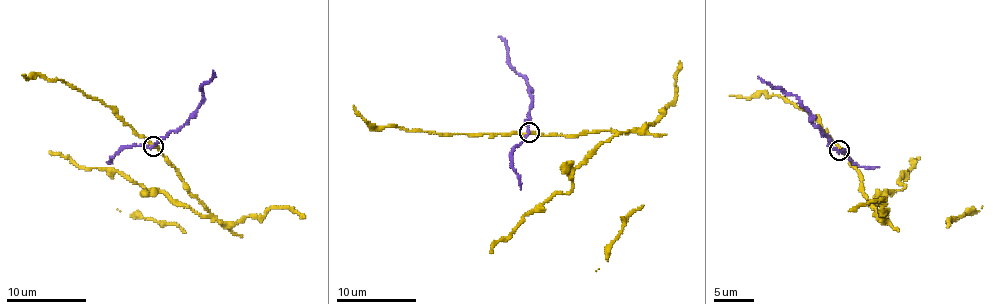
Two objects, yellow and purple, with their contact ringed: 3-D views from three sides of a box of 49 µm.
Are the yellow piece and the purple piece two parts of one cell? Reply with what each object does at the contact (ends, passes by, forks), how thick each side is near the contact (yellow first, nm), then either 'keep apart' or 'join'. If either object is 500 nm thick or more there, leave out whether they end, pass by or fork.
yellow passes by; purple passes by; calibres 240 and 170 nm; keep apart

